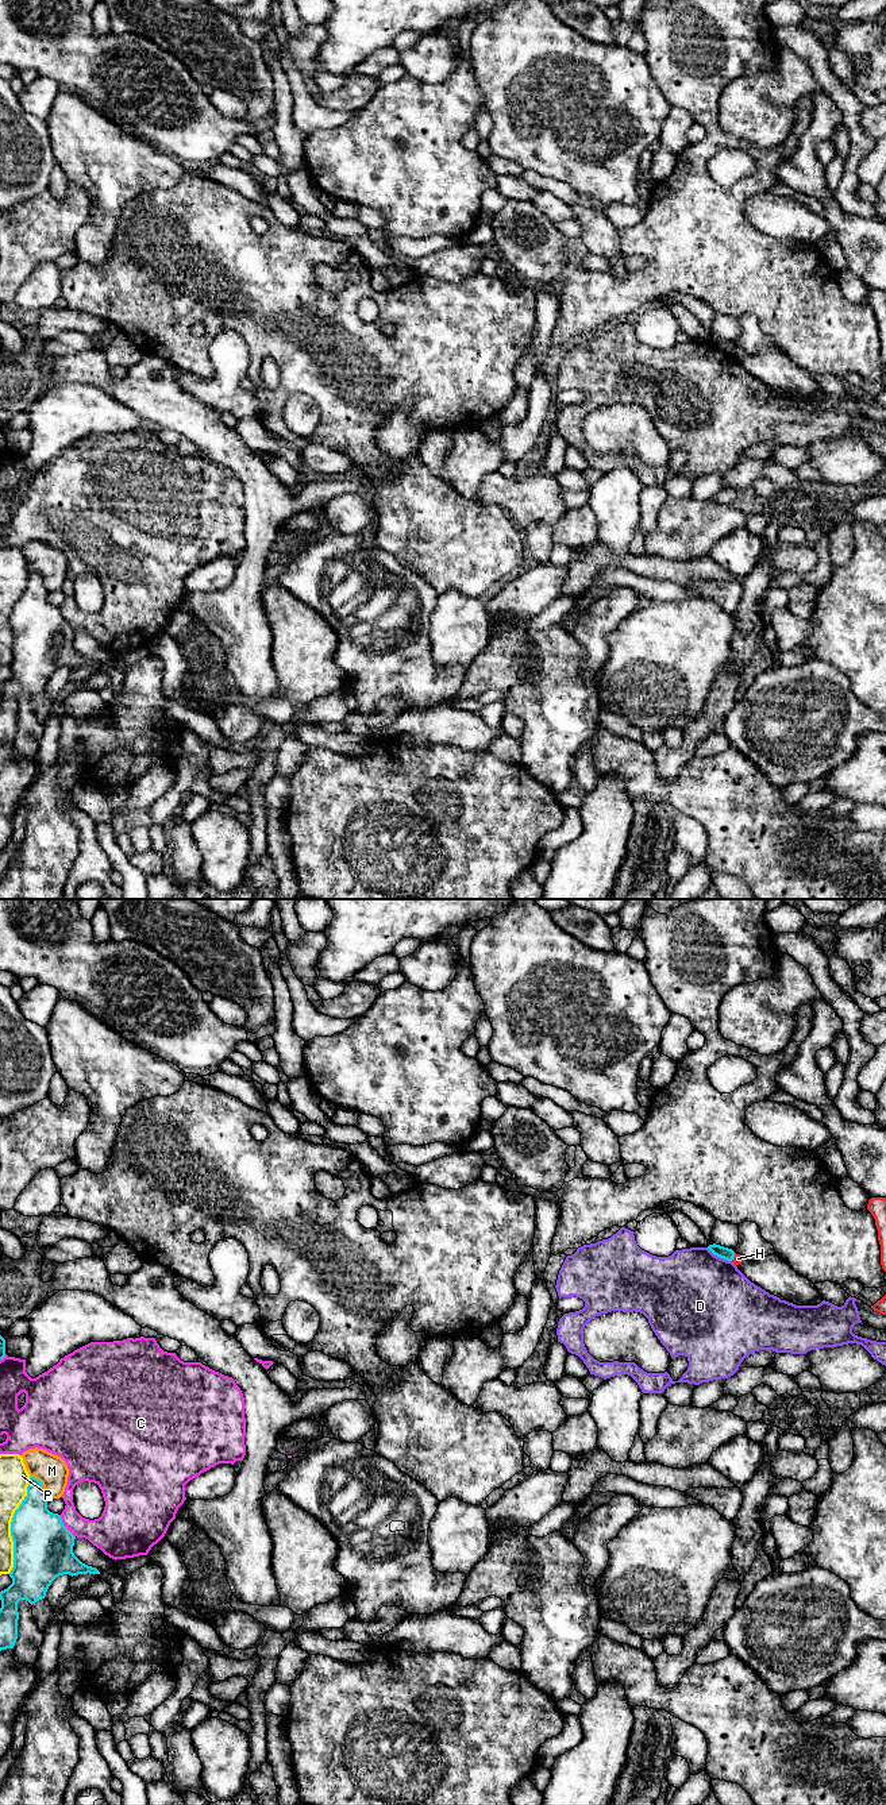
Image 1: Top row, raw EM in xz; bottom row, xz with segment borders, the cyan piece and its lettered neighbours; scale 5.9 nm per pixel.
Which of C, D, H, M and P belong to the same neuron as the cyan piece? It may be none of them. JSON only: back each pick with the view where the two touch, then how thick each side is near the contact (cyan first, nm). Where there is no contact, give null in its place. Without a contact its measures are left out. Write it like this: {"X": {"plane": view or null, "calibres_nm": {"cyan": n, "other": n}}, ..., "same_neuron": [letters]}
{"same_neuron": []}

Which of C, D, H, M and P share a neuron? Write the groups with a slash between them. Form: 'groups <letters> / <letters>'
groups C / D / H / M / P

